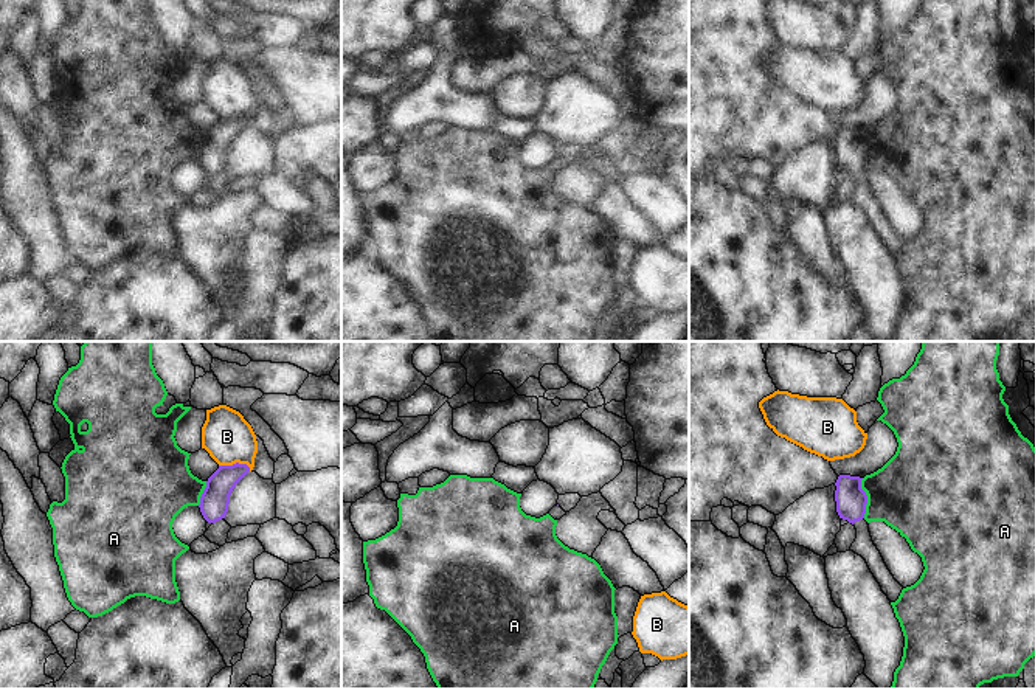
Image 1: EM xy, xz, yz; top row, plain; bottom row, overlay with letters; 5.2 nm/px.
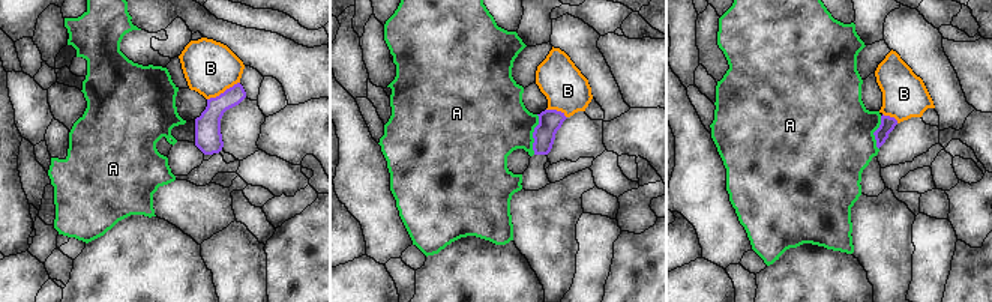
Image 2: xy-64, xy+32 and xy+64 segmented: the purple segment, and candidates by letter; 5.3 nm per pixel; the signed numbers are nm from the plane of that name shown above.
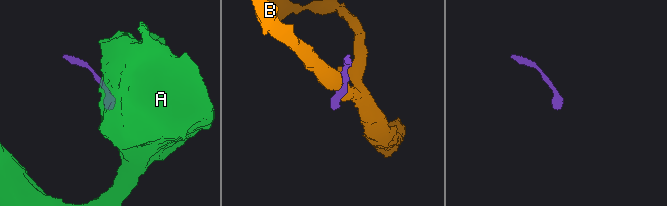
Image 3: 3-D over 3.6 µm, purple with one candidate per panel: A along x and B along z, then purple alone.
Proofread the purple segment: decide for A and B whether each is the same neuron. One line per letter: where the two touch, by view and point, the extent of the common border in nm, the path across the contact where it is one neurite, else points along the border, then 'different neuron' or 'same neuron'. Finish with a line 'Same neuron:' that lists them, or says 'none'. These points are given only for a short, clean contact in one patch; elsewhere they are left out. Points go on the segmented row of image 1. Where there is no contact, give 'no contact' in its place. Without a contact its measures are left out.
A: meets purple in yz at (866, 498); contact 200 nm long; border along yz (861, 478), (861, 488), (866, 495), (865, 517); different neuron
B: meets purple in xy at (236, 463); contact 170 nm long; different neuron
Same neuron: none

